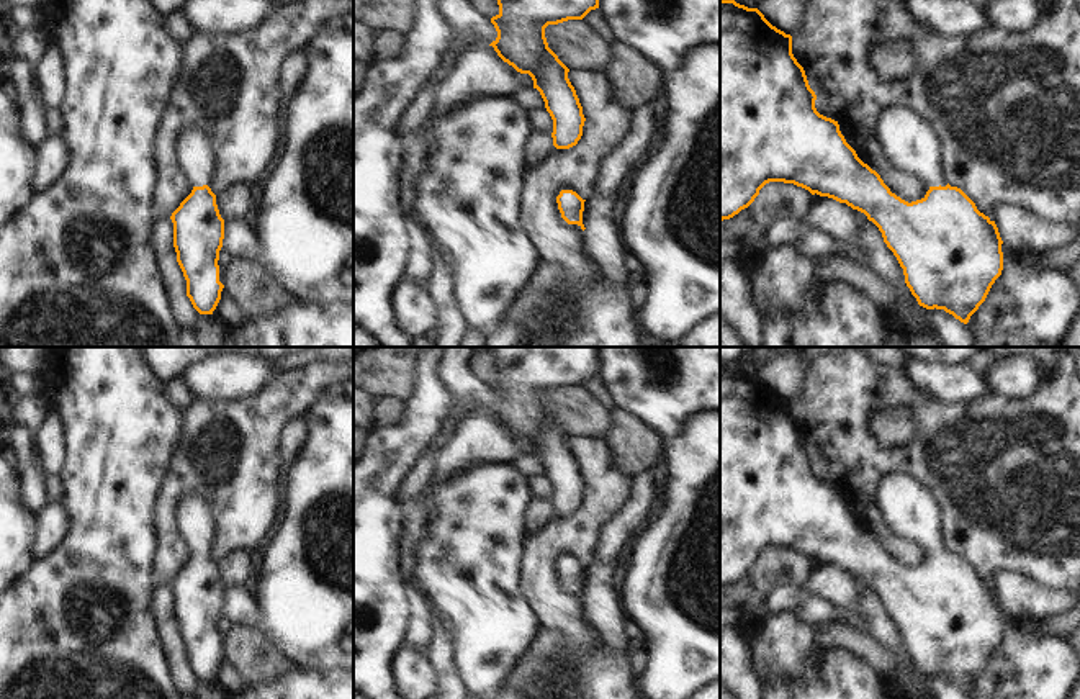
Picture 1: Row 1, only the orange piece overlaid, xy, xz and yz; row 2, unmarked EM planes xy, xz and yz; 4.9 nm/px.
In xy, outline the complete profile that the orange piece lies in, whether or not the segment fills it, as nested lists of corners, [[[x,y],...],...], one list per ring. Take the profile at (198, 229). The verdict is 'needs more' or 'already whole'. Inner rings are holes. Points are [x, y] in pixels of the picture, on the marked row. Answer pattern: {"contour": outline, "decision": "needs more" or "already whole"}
{"contour": [[[188,126],[175,141],[175,154],[182,174],[193,187],[191,193],[172,213],[173,223],[173,247],[177,262],[187,280],[187,296],[200,314],[213,314],[216,309],[224,285],[219,282],[219,250],[224,239],[224,219],[216,205],[216,195],[208,187],[218,167],[218,149],[208,133]]], "decision": "needs more"}

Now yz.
{"contour": [[[720,0],[720,221],[748,208],[769,182],[794,183],[846,203],[879,228],[918,304],[944,309],[967,324],[1001,275],[1003,241],[995,221],[947,183],[931,124],[908,108],[889,108],[877,124],[877,141],[892,167],[929,187],[921,200],[908,203],[857,157],[838,121],[820,115],[815,100],[792,54],[792,36],[772,26],[758,8]]], "decision": "needs more"}

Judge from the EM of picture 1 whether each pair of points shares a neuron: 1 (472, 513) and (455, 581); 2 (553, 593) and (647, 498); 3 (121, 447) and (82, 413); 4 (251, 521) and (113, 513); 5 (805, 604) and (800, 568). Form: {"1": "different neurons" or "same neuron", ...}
{"1": "same neuron", "2": "different neurons", "3": "same neuron", "4": "different neurons", "5": "different neurons"}

